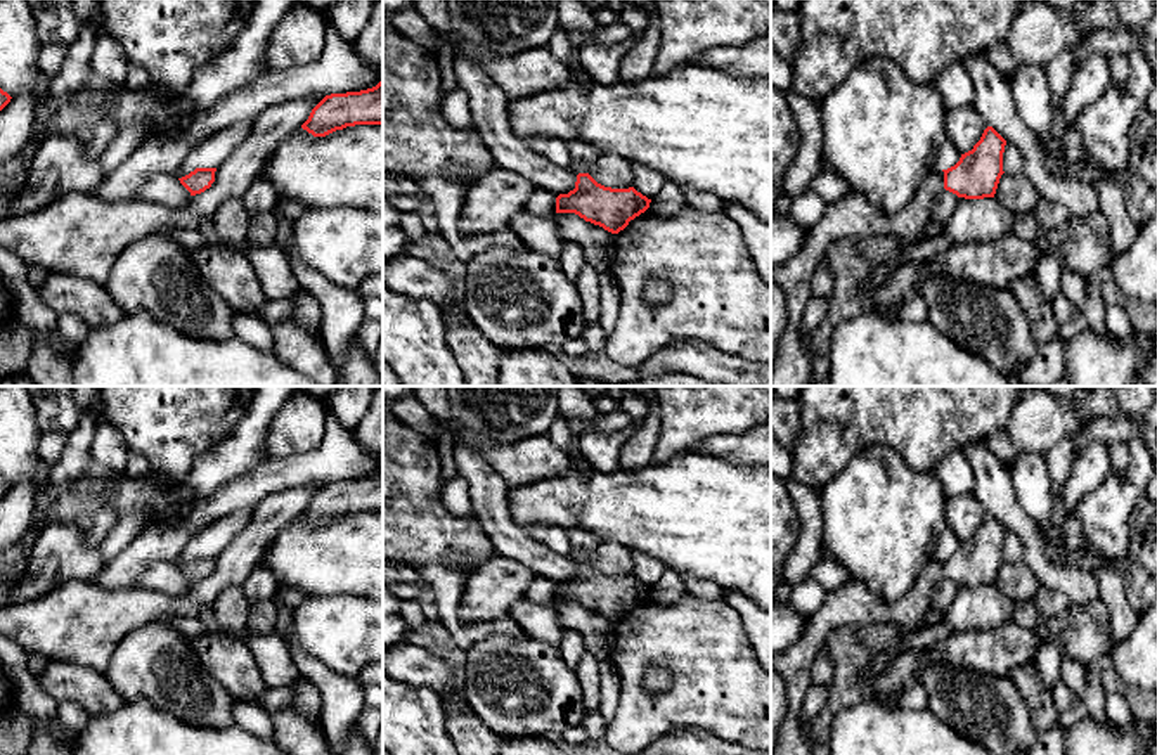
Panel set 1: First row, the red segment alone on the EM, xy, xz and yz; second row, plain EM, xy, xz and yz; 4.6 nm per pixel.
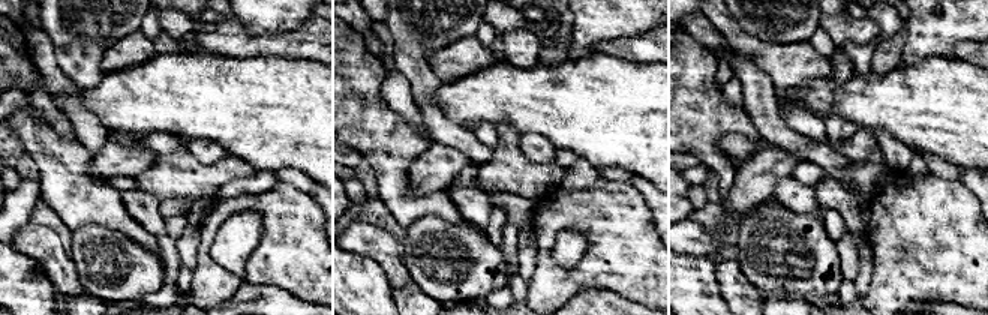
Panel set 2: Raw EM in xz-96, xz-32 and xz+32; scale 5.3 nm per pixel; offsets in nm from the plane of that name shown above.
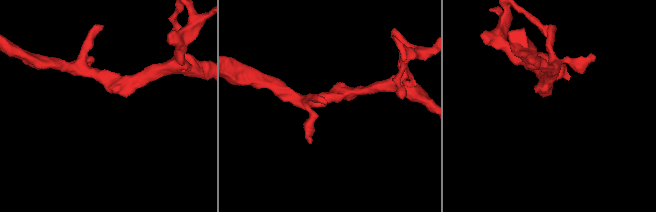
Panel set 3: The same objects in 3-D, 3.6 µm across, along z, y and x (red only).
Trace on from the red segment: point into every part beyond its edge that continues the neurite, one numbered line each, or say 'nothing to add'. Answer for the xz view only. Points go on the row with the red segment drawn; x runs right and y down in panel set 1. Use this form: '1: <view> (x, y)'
1: xz (581, 158)

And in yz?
1: yz (853, 217)

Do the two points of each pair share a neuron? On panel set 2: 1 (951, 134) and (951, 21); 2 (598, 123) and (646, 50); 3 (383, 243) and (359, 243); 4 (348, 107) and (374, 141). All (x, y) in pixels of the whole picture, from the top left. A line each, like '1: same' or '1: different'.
1: different
2: different
3: same
4: same

